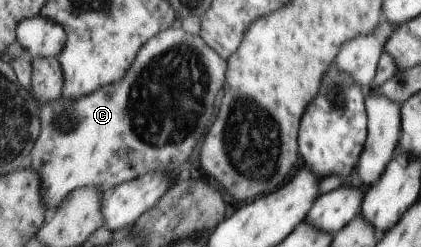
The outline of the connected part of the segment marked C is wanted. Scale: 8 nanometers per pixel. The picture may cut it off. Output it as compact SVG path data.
M177 23L176 25L162 30L156 37L150 40L150 45L146 45L146 49L140 51L138 55L138 61L134 61L134 69L130 69L126 73L126 77L114 85L106 85L98 89L98 92L90 93L90 95L84 95L84 97L78 97L78 99L64 99L64 97L58 97L56 101L52 103L40 103L42 105L42 137L38 139L38 145L34 147L34 169L40 171L40 177L42 177L42 199L46 203L48 209L52 207L59 208L62 203L78 189L82 187L98 187L100 191L108 191L124 181L130 181L130 179L136 179L142 175L149 175L156 171L162 171L170 175L170 171L176 171L180 169L184 163L188 162L188 157L194 153L196 145L200 143L200 139L204 139L206 131L210 129L212 121L214 121L214 103L216 103L216 97L220 93L220 89L224 87L226 83L227 69L229 68L229 60L223 58L218 51L212 49L201 33L189 33Z

